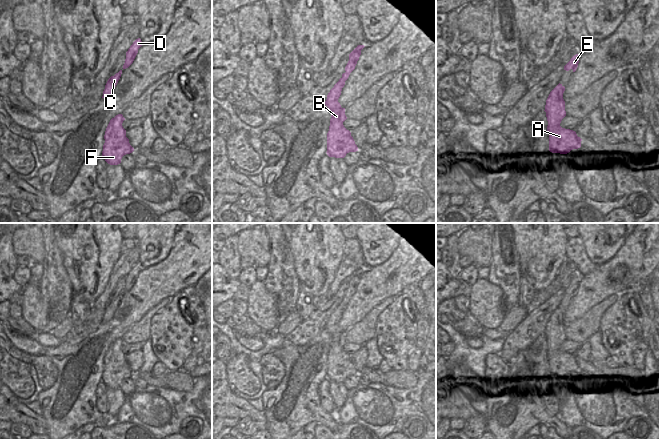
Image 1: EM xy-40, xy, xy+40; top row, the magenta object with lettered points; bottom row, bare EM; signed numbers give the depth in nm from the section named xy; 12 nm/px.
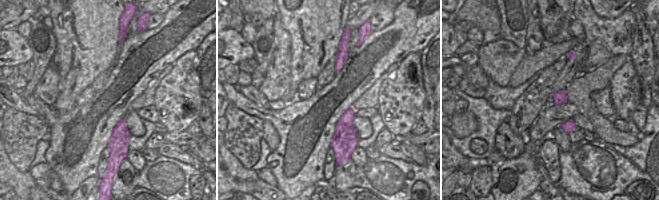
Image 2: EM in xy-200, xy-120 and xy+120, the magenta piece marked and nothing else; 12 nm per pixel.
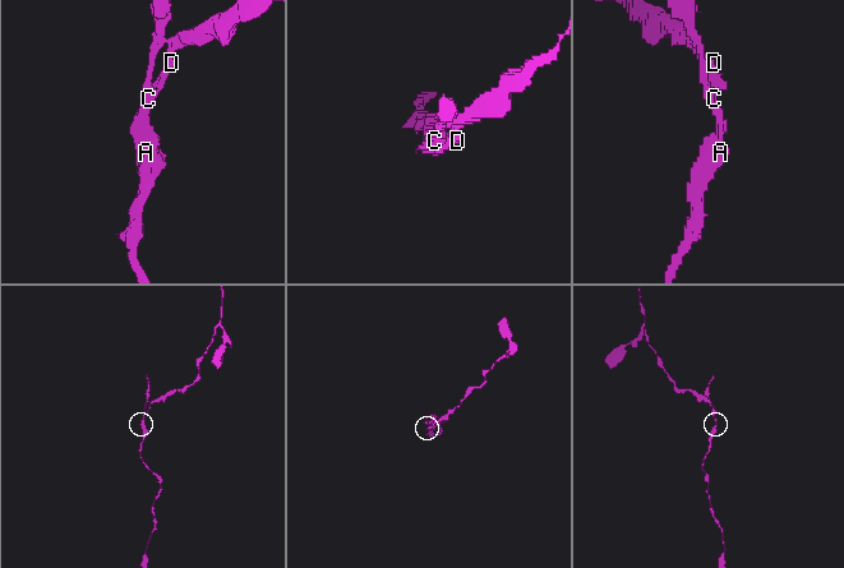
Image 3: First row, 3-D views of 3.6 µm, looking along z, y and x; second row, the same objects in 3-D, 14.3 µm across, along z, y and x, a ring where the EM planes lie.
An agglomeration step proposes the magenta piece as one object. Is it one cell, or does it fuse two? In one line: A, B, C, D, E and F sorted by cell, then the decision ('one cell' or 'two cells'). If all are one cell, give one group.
A B C F / D E; two cells

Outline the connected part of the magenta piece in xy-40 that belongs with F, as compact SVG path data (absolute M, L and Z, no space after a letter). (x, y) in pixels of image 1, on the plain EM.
M122 338L116 339L110 344L105 355L102 381L110 389L120 388L124 379L134 375L126 361L126 354L122 350L124 344Z

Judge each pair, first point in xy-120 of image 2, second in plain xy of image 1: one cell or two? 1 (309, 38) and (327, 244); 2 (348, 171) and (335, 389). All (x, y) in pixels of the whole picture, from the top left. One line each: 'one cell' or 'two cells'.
1: one cell
2: one cell

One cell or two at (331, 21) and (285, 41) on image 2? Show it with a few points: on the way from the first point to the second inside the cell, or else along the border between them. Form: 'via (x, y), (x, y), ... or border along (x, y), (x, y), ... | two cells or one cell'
border along (280, 18), (281, 25), (290, 36), (291, 62) | two cells

